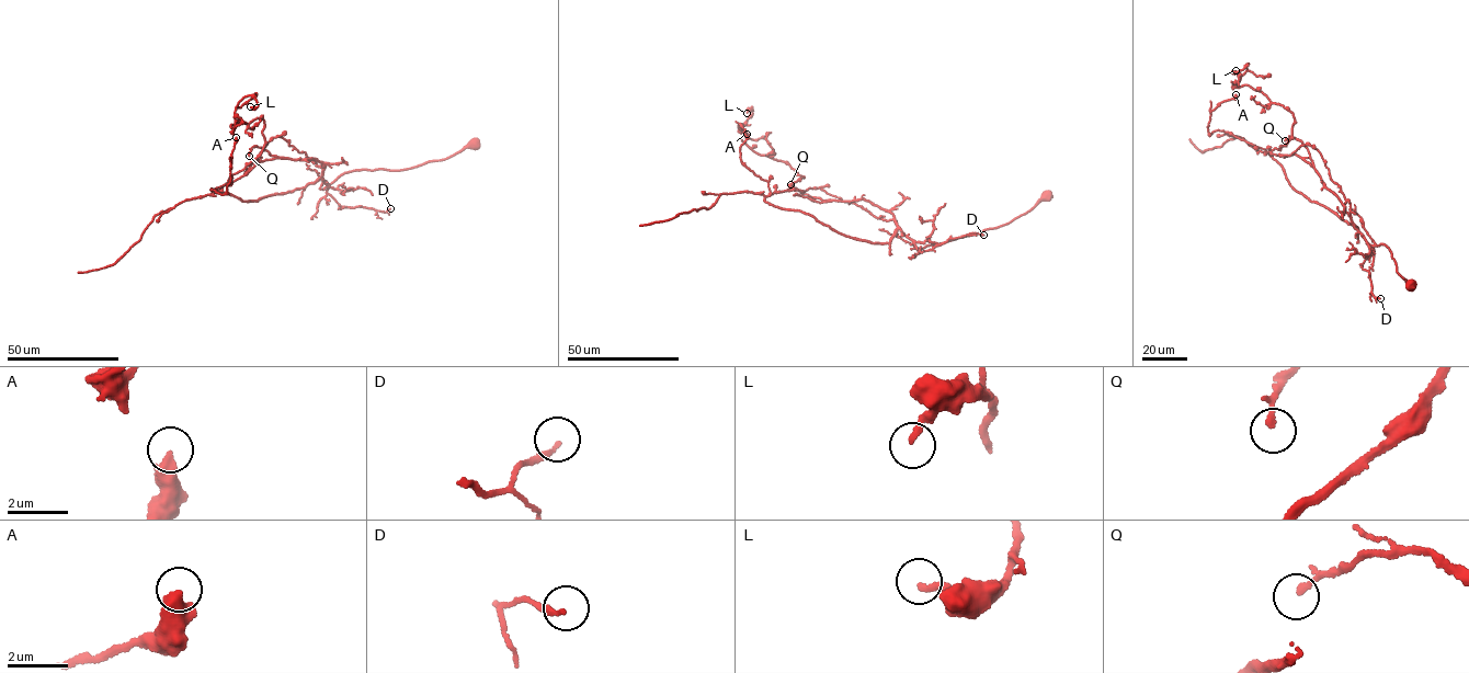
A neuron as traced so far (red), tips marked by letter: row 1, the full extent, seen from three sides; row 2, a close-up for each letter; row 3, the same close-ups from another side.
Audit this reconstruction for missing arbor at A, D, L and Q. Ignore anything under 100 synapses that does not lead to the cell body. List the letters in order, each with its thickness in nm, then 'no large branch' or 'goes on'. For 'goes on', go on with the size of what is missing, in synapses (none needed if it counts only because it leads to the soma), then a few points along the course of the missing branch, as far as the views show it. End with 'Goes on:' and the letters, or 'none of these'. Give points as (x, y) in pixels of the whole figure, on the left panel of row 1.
A: 480 nm | no large branch
D: 170 nm | no large branch
L: 200 nm | no large branch
Q: 190 nm | no large branch
Goes on: none of these

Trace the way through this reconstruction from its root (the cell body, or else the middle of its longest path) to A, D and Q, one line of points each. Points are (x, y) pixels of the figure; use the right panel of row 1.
A: (1410, 285), (1385, 243), (1370, 246), (1298, 193), (1265, 150), (1209, 134), (1210, 111), (1236, 94)
D: (1410, 285), (1396, 271), (1389, 249), (1380, 243), (1374, 247), (1368, 271), (1371, 292), (1380, 298)
Q: (1410, 285), (1385, 243), (1370, 246), (1354, 227), (1302, 143), (1285, 140)

